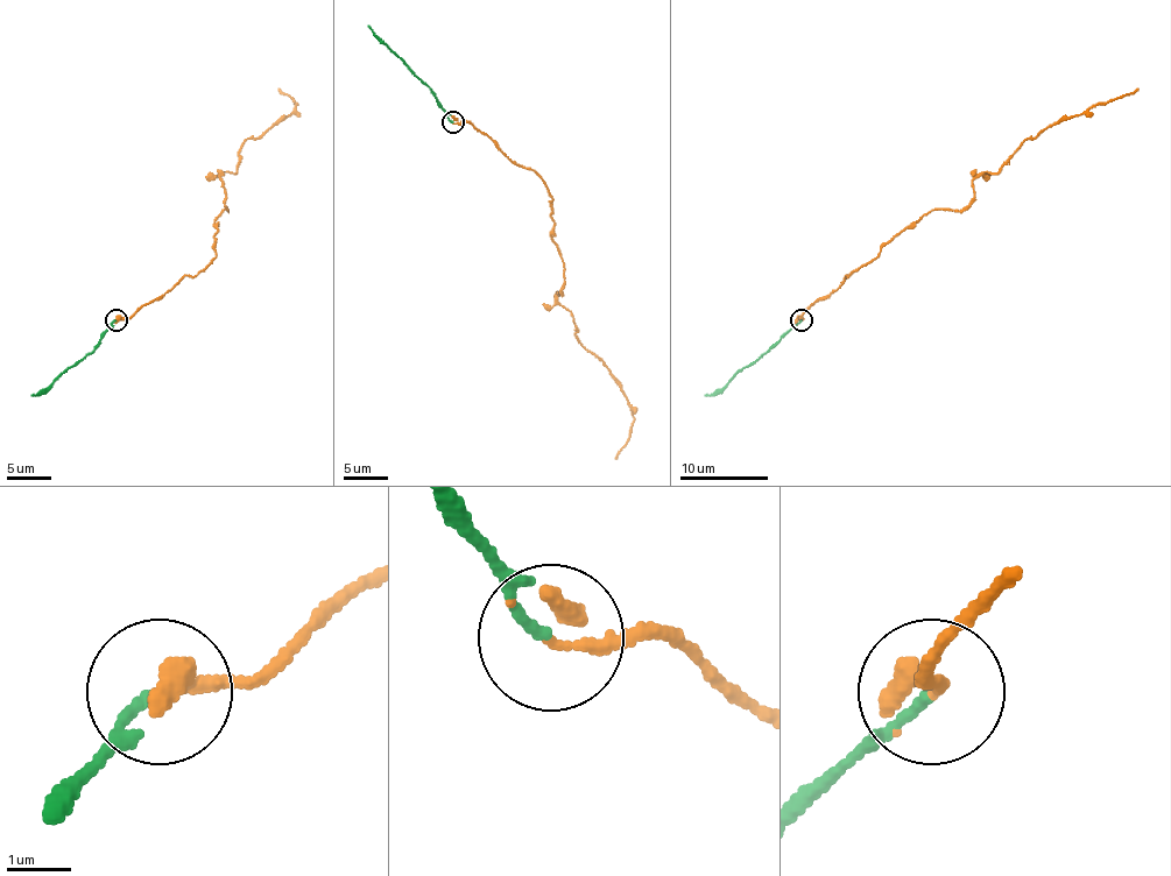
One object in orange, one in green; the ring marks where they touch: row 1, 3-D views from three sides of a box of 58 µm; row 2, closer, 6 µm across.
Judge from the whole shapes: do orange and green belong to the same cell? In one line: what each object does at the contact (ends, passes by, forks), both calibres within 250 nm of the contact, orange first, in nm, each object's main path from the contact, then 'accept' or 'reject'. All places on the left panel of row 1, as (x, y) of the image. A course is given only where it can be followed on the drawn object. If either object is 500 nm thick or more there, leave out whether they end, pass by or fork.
orange passes by | green ends | 130/140 nm | orange via (115, 319), (212, 260), (214, 220), (227, 211), (221, 176), (237, 171), (248, 139), (296, 107), (279, 87) | green via (115, 319), (91, 352), (47, 389), (32, 396) | accept

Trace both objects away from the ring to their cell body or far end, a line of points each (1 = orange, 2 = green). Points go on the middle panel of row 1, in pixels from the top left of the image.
1: (452, 122), (482, 132), (549, 193), (564, 283), (558, 302), (633, 411), (615, 458)
2: (452, 122), (428, 87), (368, 26)

